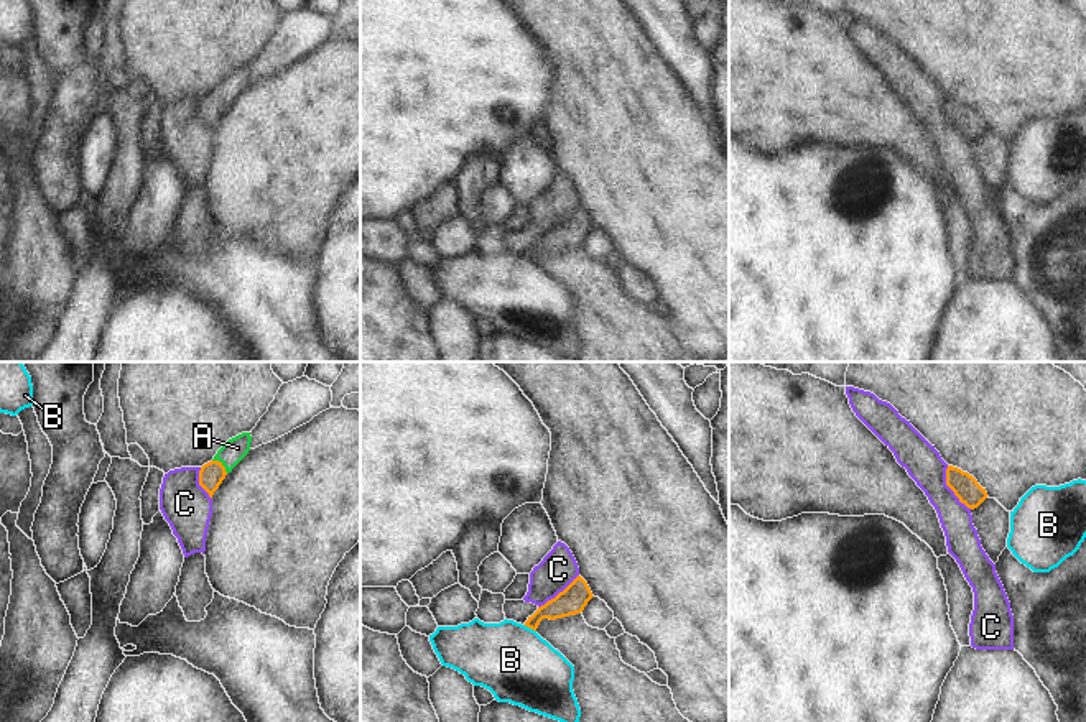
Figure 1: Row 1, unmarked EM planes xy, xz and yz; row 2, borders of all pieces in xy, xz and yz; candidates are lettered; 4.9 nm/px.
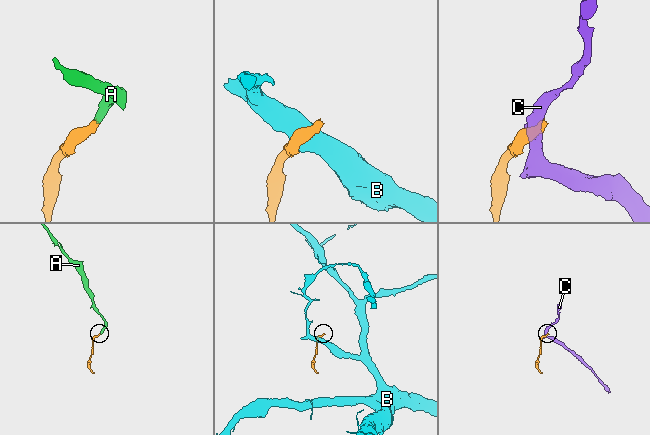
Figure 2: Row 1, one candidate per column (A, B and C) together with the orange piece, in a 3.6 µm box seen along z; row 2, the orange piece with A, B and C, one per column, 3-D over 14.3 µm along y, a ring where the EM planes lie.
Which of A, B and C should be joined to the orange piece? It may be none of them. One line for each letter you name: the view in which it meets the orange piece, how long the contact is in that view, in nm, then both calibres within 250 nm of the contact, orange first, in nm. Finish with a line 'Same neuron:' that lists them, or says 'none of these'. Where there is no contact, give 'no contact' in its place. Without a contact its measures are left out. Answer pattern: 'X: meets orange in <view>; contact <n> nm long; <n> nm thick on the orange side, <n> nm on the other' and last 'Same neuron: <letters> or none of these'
A: meets orange in xy; contact 100 nm long; 120 nm thick on the orange side, 110 nm on the other
Same neuron: A

